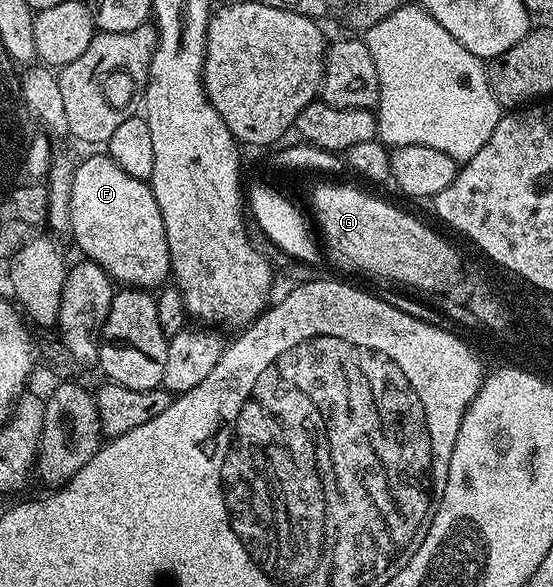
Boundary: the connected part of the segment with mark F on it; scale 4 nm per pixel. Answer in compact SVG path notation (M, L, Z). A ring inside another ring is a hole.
M108 155L86 157L74 166L70 233L75 243L82 248L81 256L104 267L110 280L115 283L132 289L154 291L171 280L168 239L164 231L162 212L156 203L154 193L147 182L128 175L128 171L120 171L120 167L116 167L116 163Z

